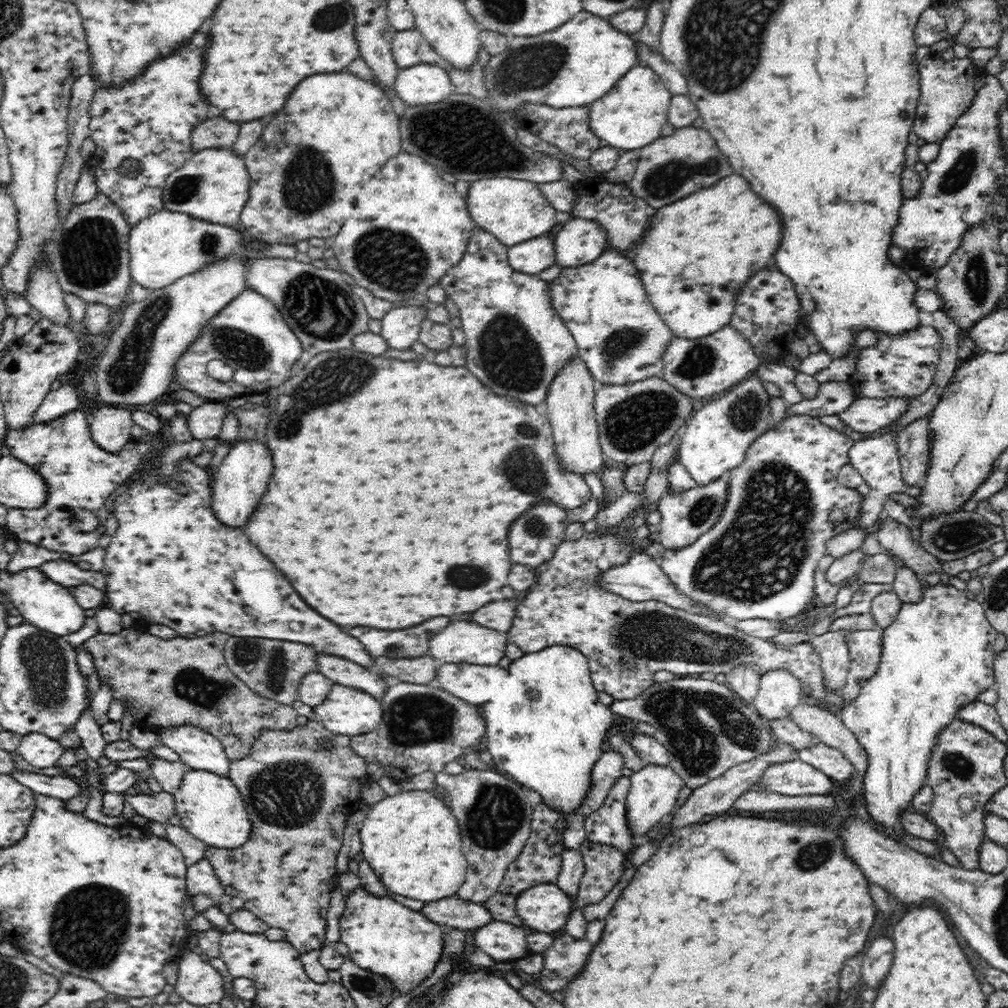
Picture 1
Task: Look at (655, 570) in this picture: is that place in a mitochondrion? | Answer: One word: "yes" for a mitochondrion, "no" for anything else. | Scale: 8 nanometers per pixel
no

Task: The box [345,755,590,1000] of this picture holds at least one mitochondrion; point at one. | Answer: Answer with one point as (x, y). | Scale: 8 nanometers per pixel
(496, 814)

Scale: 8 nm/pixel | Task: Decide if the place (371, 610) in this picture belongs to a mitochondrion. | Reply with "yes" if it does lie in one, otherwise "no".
no

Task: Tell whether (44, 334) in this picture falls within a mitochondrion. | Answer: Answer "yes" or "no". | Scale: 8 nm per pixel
no

